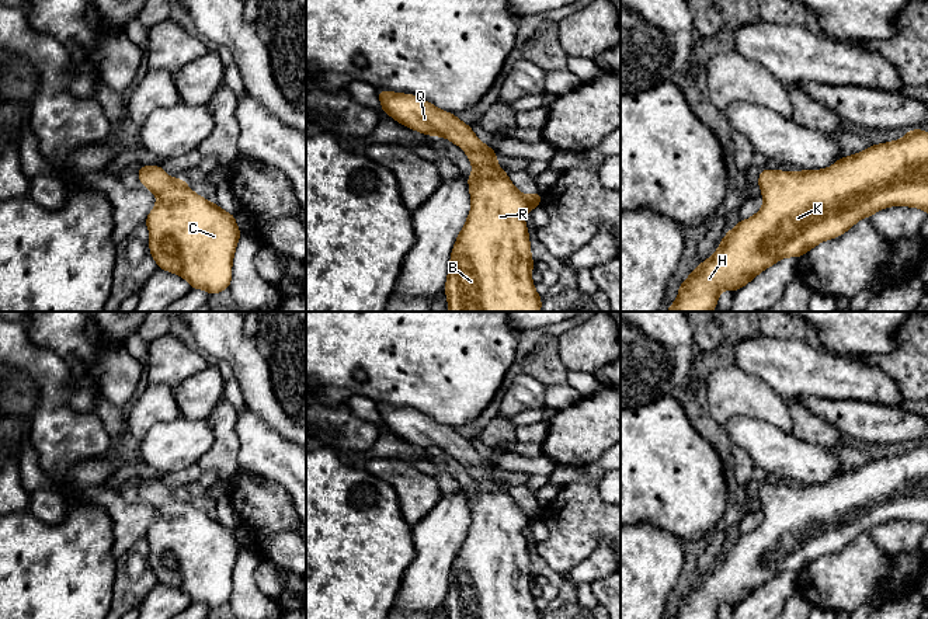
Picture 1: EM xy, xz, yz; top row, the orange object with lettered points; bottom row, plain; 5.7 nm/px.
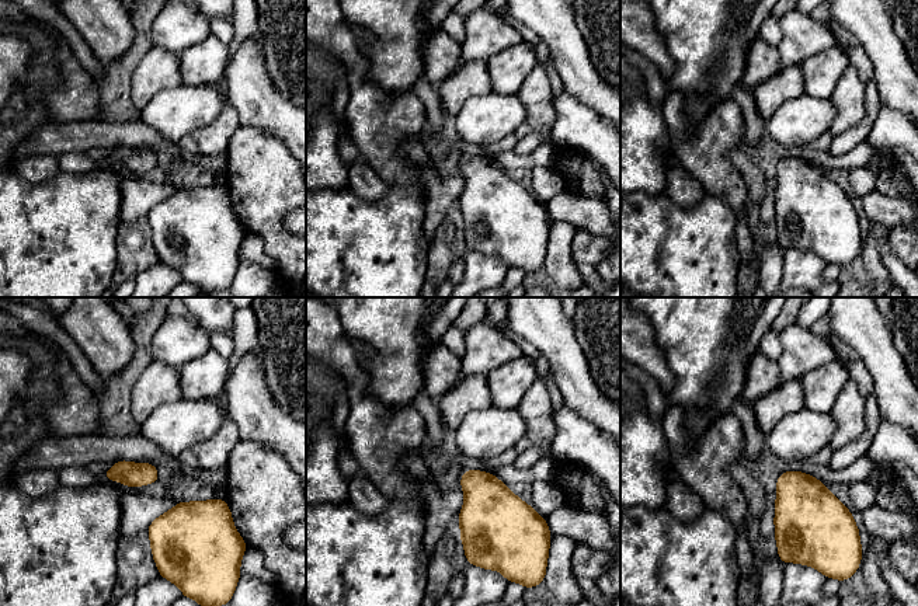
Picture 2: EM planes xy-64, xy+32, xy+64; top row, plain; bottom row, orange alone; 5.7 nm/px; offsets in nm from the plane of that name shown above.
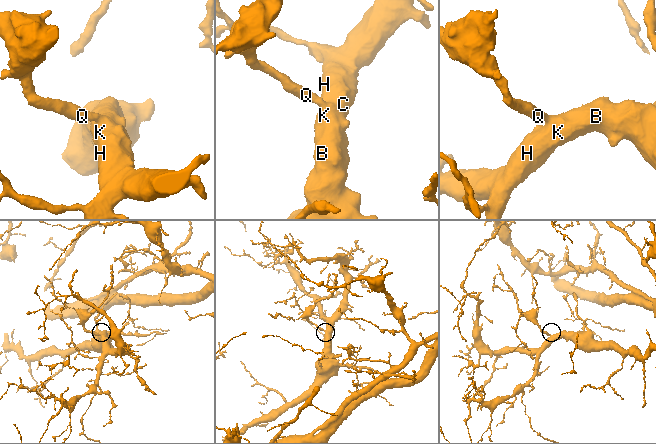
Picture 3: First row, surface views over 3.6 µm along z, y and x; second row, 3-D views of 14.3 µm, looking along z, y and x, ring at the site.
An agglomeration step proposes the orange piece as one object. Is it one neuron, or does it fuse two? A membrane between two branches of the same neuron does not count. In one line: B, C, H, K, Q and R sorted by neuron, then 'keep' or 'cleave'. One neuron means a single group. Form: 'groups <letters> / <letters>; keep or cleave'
groups B C H K Q R; keep

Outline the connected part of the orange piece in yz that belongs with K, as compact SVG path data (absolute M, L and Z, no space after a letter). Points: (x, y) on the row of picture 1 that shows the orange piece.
M907 131L900 140L872 145L861 153L837 160L826 170L788 173L767 167L757 182L764 199L761 211L727 232L716 253L698 264L680 285L678 299L667 312L712 312L723 289L737 292L779 260L799 258L880 209L904 205L928 213L928 132Z

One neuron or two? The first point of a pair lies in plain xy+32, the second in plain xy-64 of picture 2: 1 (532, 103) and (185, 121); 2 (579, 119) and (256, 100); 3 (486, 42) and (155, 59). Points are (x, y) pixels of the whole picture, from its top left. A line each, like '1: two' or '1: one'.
1: two
2: one
3: two

